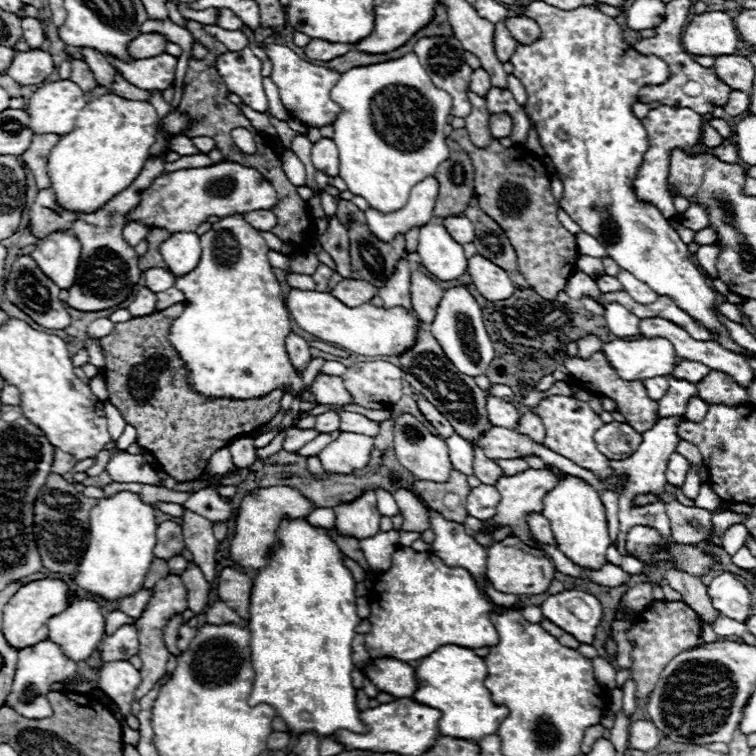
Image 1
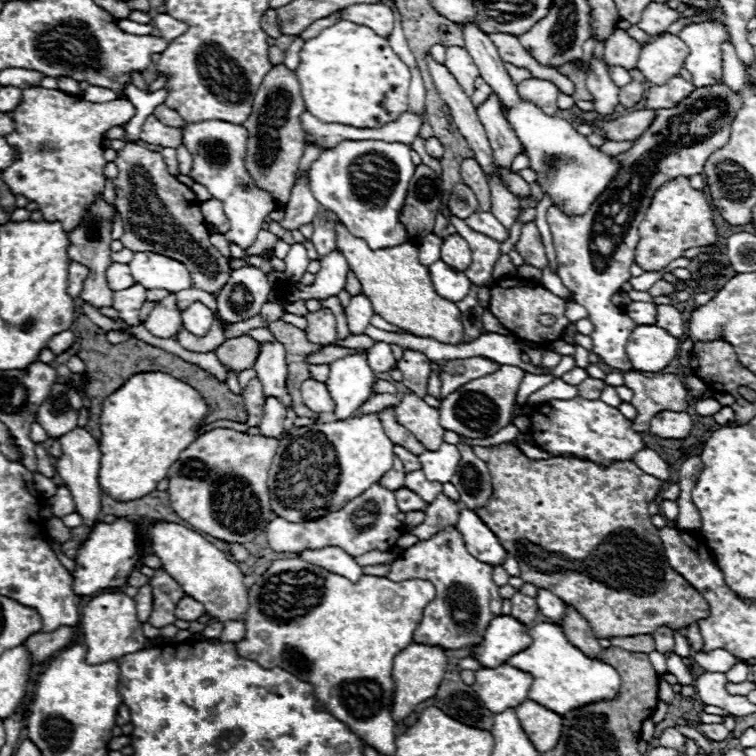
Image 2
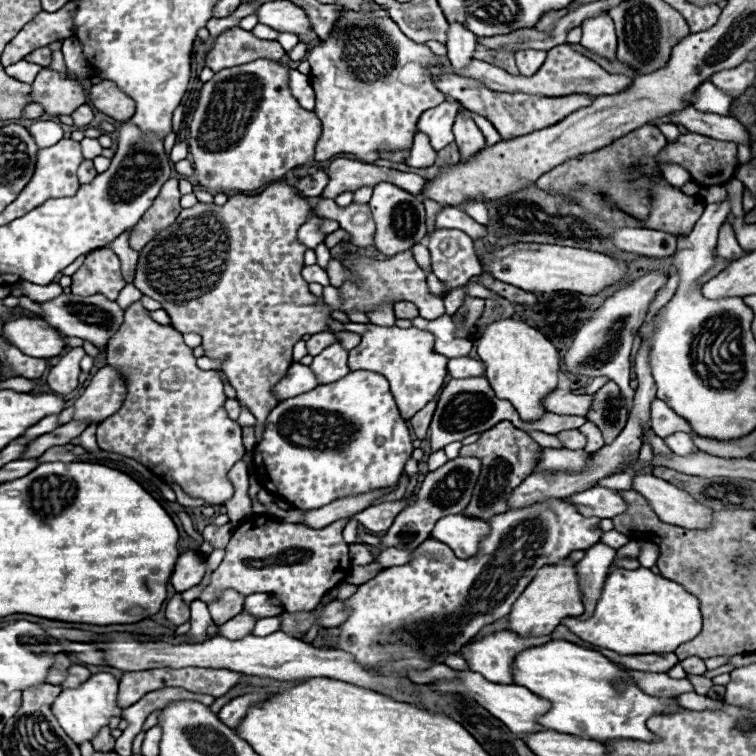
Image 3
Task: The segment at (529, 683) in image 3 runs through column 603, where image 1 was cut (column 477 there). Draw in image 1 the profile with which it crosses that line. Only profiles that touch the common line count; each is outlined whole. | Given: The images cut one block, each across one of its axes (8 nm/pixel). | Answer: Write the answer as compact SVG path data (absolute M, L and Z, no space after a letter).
M444 646L426 656L422 664L416 668L416 676L420 678L422 686L414 692L414 700L442 712L440 718L440 734L462 738L462 740L482 740L498 730L502 720L508 716L506 706L498 706L492 702L490 690L484 686L486 678L486 664L480 656L474 654L470 648L460 646Z

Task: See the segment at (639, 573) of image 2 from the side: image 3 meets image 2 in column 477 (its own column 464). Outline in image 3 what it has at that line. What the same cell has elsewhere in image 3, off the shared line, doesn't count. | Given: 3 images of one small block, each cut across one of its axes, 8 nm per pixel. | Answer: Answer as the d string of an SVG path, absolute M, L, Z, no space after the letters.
M504 420L496 424L494 428L486 430L478 442L470 446L462 446L460 456L476 456L482 460L482 472L472 496L472 502L464 510L466 516L476 516L480 520L490 520L496 514L502 514L508 510L506 496L526 478L532 474L536 464L536 452L542 448L520 428L514 428L512 422Z

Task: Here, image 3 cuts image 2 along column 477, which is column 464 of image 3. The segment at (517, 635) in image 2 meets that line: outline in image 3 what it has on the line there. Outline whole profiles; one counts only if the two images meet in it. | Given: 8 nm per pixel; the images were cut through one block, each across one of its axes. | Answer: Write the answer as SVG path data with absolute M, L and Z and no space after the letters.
M500 630L482 640L466 644L458 654L468 662L472 672L482 674L486 680L496 684L514 684L512 664L514 658L532 646L542 646L550 642L550 636L540 638L520 638L510 630Z

